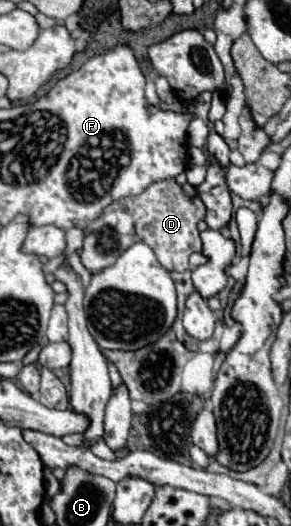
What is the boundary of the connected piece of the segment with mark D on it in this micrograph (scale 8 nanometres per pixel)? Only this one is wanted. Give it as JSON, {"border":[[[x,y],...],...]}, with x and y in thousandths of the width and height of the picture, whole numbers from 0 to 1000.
{"border":[[[595,338],[546,342],[471,373],[381,384],[347,403],[347,411],[292,433],[278,498],[313,521],[333,521],[354,510],[395,502],[409,483],[423,483],[450,464],[498,460],[526,471],[560,510],[608,517],[649,513],[649,487],[663,479],[691,479],[677,426],[698,414],[704,414],[704,392],[684,373],[643,376],[622,354]]]}

